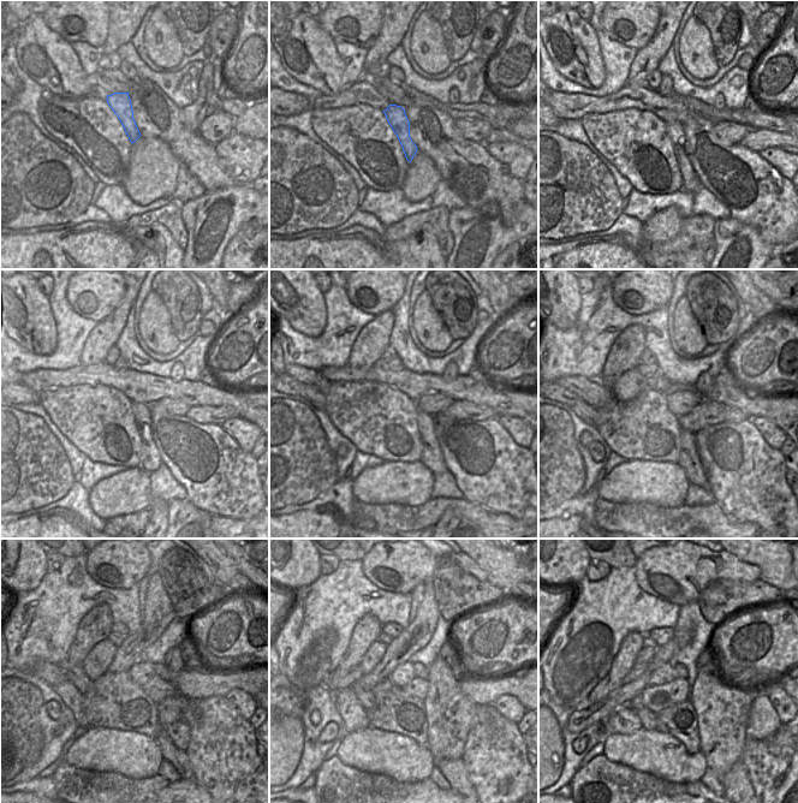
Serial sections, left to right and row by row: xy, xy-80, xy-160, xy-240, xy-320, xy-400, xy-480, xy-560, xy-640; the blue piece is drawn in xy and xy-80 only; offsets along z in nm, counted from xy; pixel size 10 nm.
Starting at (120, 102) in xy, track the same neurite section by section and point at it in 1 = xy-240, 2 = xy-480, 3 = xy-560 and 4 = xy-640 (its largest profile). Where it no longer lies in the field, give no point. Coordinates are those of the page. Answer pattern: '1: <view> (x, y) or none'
1: xy-240 (150, 457)
2: xy-480 (178, 759)
3: xy-560 (454, 771)
4: xy-640 (736, 783)

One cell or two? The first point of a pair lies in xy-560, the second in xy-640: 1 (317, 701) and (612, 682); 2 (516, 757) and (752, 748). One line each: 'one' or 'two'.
1: two
2: one

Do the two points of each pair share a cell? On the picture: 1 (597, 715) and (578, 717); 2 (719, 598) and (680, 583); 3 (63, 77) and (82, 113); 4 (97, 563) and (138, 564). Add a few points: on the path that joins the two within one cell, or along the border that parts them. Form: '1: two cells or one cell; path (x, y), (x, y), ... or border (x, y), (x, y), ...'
1: one cell; path (593, 715), (583, 717)
2: two cells; border (727, 578), (712, 581), (696, 601)
3: two cells; border (46, 90), (60, 96), (88, 96)
4: one cell; path (107, 563), (129, 564)

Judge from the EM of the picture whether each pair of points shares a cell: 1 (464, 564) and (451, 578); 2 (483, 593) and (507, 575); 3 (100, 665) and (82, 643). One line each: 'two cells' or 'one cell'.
1: two cells
2: two cells
3: two cells

